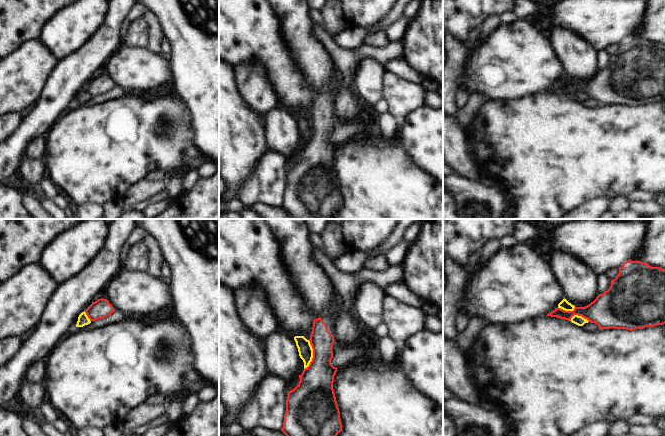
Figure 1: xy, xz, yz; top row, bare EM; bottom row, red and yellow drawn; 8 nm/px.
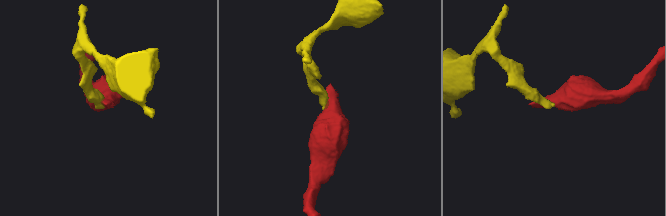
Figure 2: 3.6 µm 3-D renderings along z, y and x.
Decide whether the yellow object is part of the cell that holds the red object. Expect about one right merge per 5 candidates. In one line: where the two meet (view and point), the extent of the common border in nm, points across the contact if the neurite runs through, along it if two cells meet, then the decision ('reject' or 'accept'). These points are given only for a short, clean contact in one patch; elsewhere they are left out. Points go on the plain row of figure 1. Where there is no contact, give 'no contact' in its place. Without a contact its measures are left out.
xz (313, 131) | 240 nm | along xz (309, 116), (312, 122), (312, 136), (304, 145) | reject

